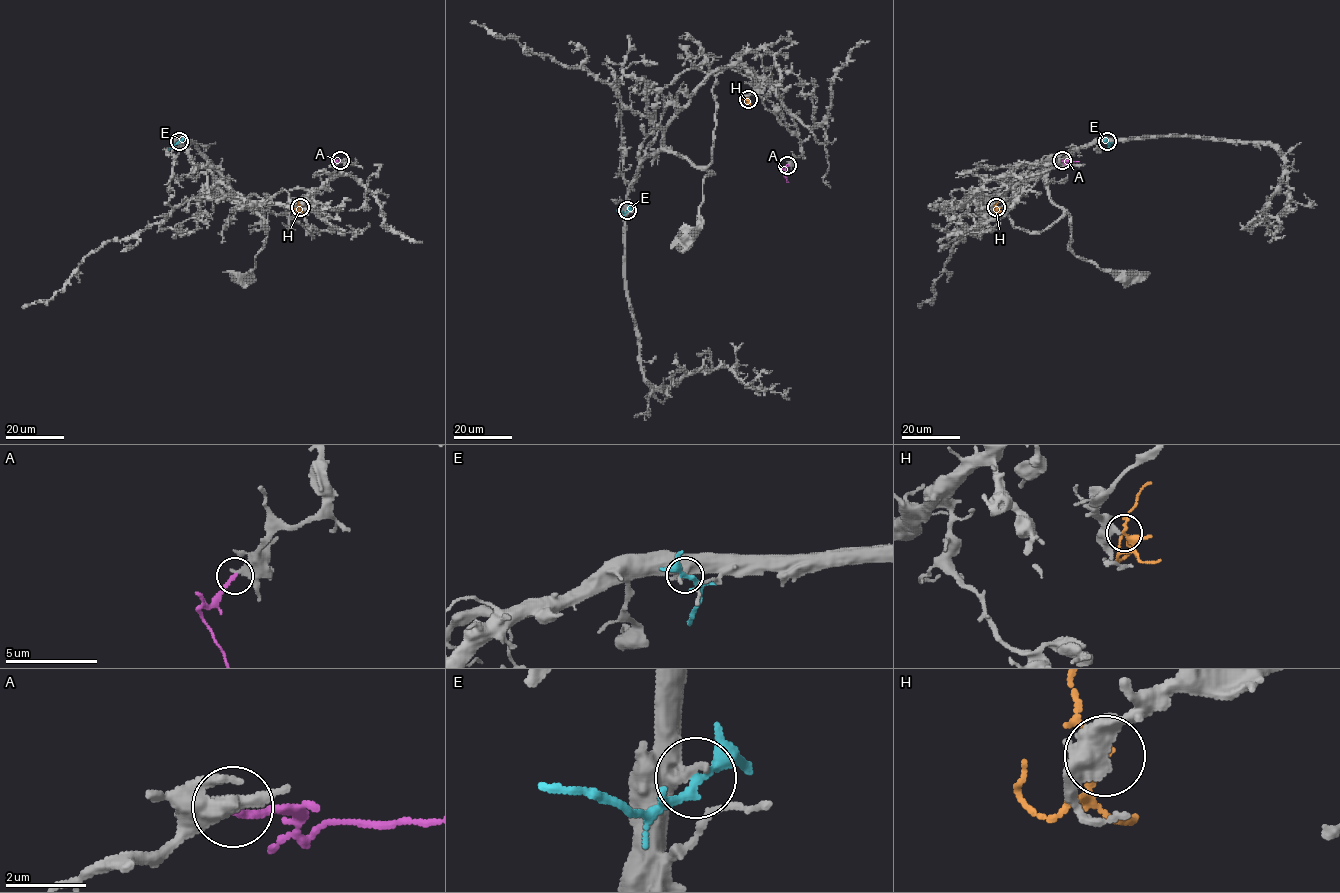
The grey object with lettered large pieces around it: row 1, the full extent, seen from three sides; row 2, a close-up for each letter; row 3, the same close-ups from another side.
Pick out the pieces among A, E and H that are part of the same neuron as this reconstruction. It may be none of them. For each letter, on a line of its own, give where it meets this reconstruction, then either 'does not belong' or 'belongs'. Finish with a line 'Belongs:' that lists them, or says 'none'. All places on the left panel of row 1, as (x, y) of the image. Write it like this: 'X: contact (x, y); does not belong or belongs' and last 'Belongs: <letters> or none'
A: contact (340, 160); belongs
E: contact (179, 141); does not belong
H: contact (300, 207); does not belong
Belongs: A

